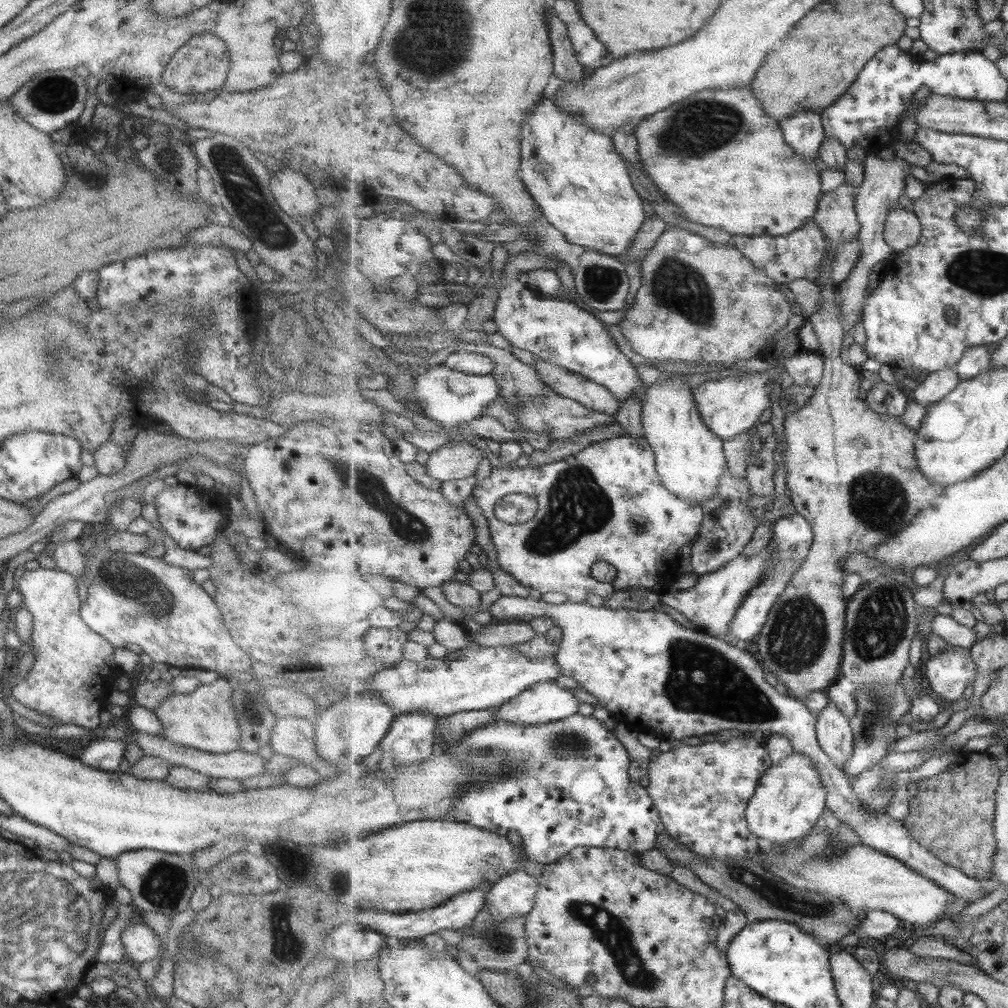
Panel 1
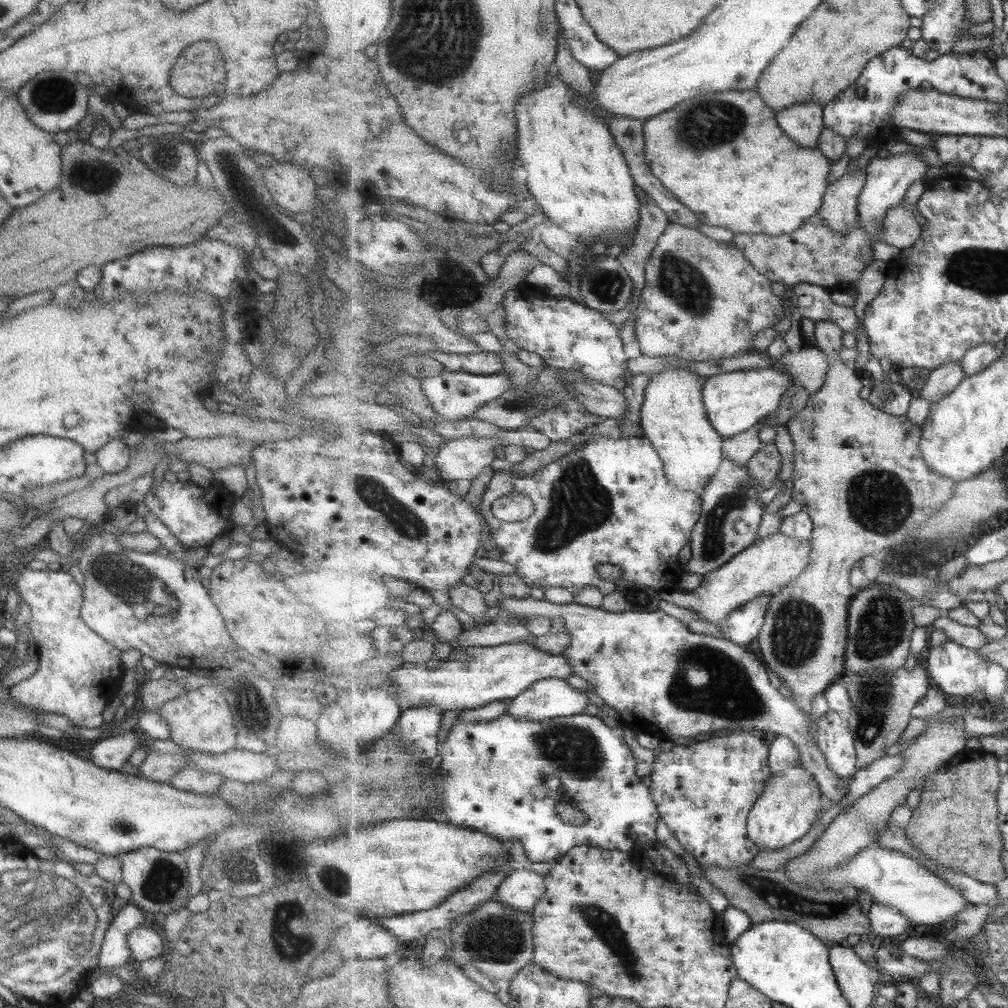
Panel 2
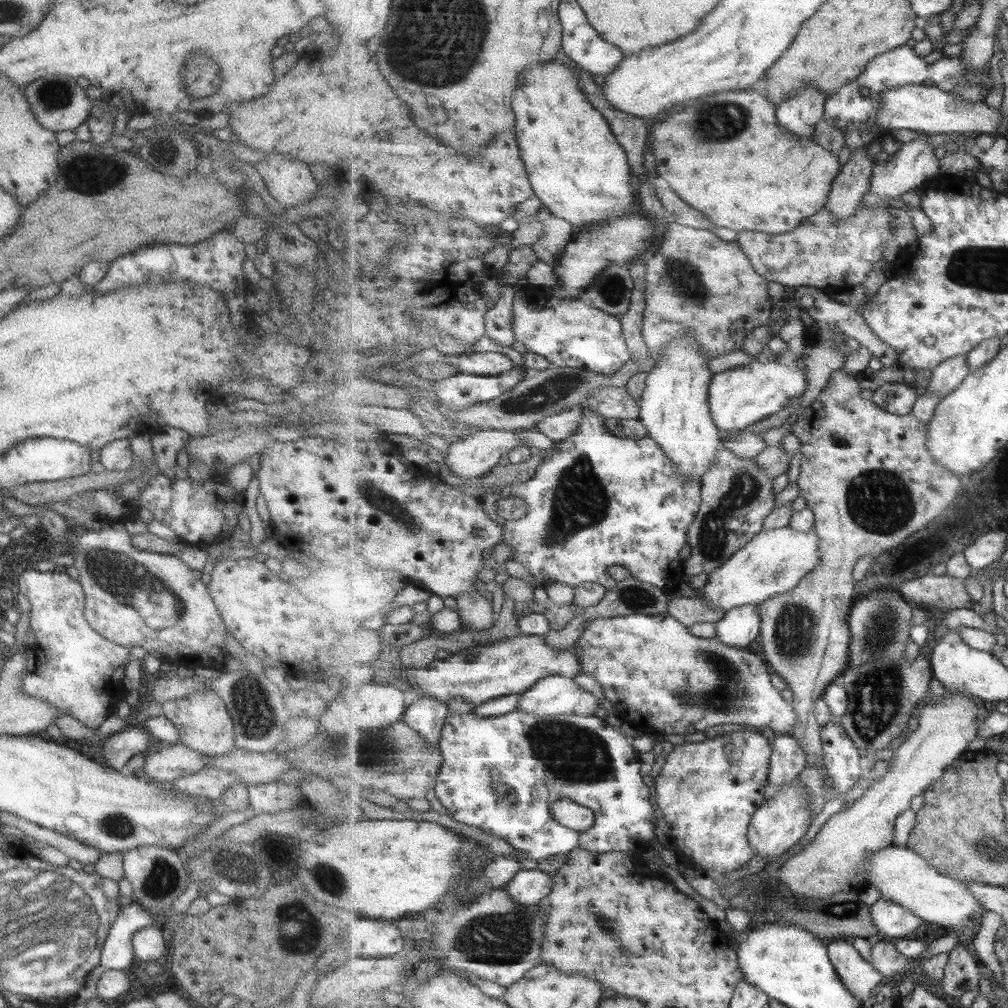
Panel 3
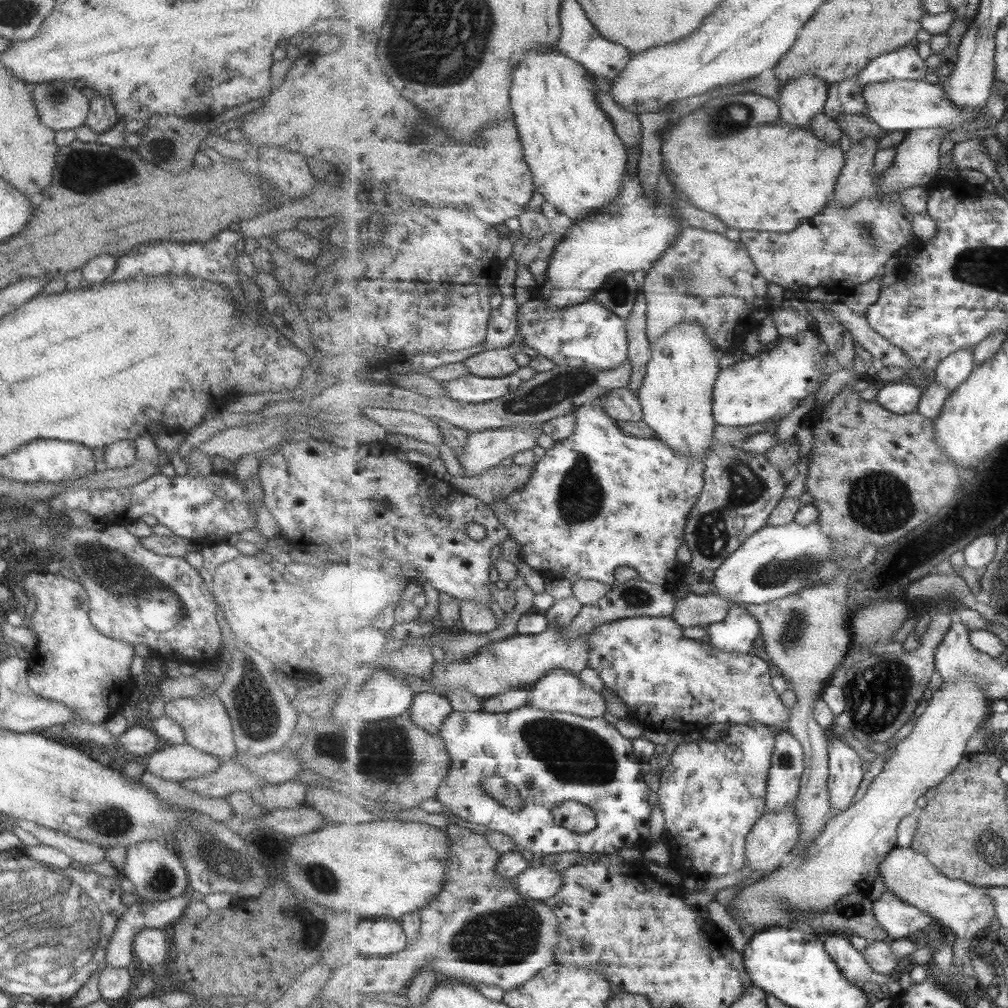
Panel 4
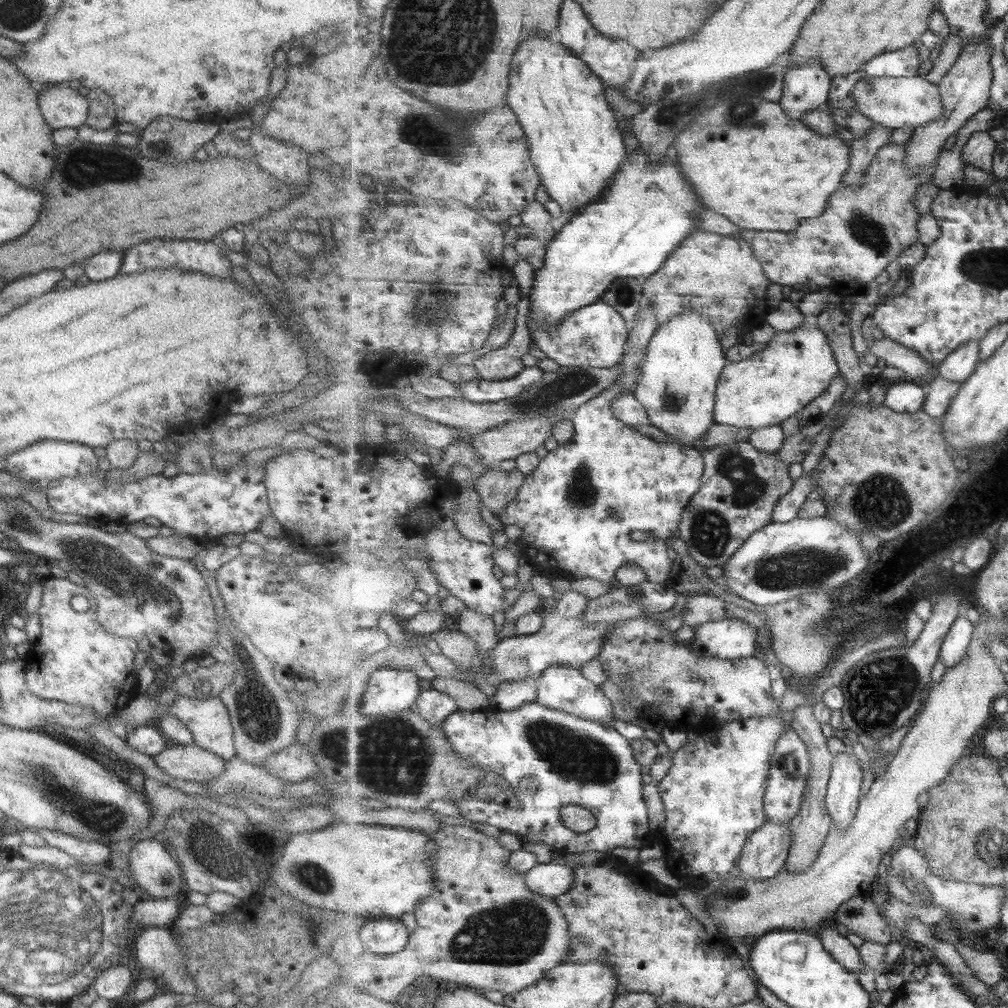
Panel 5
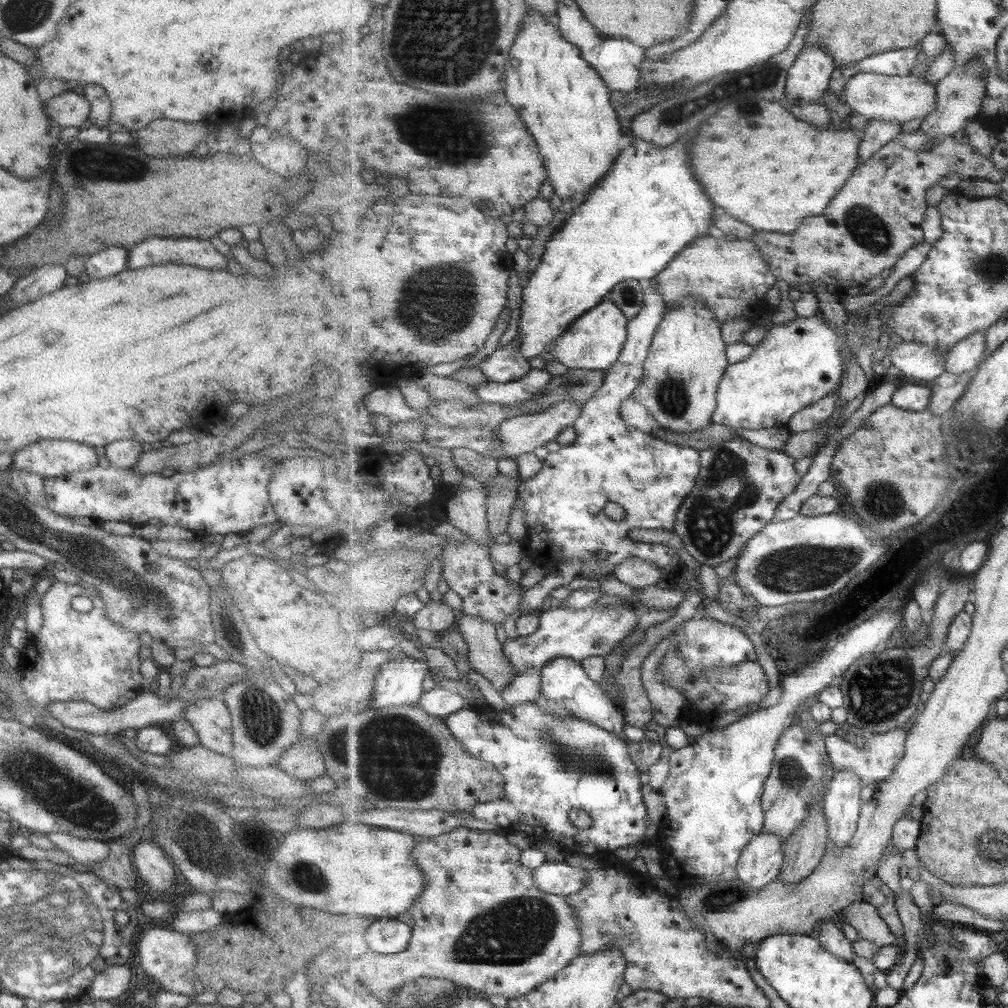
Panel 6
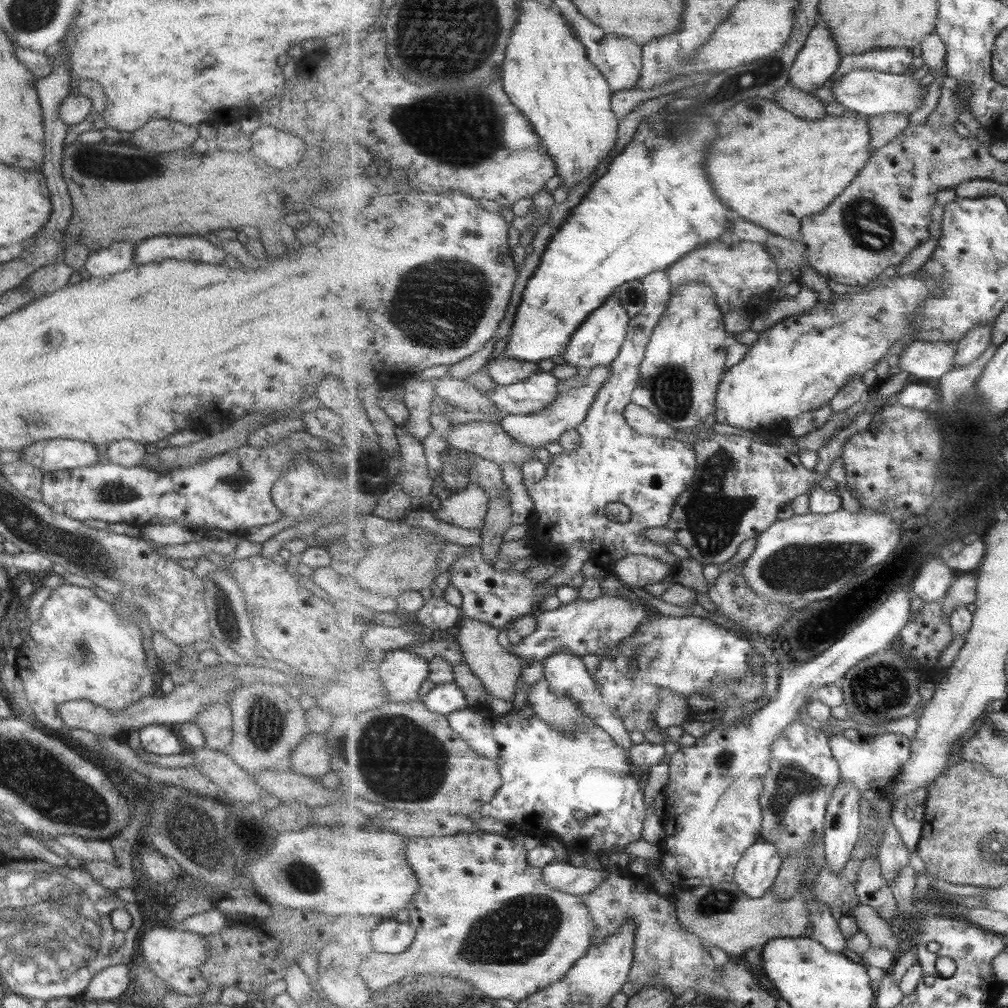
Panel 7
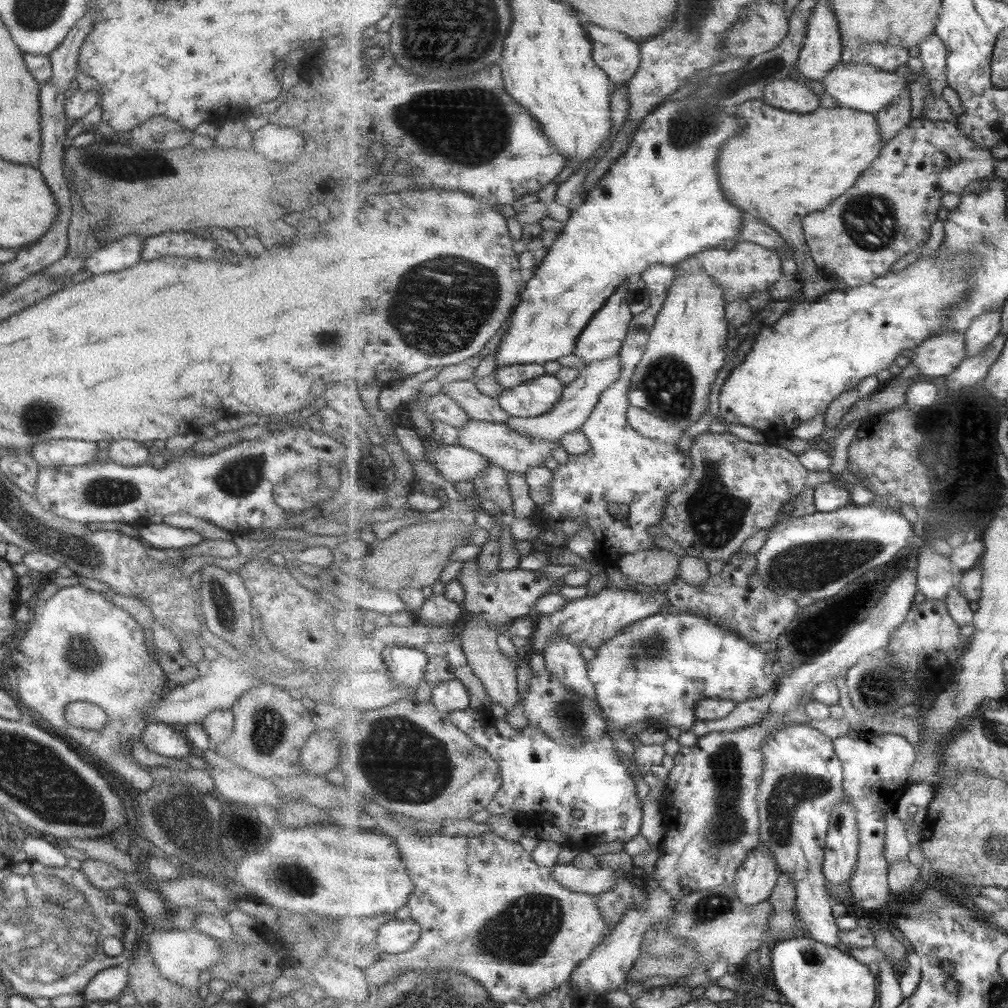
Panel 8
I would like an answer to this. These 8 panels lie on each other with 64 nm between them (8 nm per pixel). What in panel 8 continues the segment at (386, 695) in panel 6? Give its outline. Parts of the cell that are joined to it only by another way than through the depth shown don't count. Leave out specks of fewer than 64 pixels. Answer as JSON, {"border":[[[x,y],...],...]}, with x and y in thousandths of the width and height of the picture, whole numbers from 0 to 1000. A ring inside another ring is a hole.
{"border":[[[392,638],[388,642],[378,644],[382,656],[382,667],[386,668],[396,680],[412,686],[422,674],[422,666],[427,651],[419,644],[404,642],[400,638]]]}

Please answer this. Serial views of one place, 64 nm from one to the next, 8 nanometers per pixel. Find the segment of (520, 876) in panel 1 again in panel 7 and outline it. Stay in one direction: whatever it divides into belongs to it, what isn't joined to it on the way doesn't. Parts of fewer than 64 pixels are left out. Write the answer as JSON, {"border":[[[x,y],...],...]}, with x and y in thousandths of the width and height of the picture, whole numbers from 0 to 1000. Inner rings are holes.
{"border":[[[549,854],[539,861],[539,868],[547,880],[567,888],[578,888],[592,883],[600,875],[602,866],[592,859],[572,861],[565,855]]]}

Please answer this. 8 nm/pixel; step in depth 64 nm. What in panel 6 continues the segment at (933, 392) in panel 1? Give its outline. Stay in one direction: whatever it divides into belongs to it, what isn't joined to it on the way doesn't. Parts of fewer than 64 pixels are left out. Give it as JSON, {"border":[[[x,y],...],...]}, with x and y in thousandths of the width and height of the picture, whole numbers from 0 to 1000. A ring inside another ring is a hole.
{"border":[[[969,329],[951,338],[939,352],[939,368],[947,372],[968,369],[971,361],[977,356],[977,347],[978,330]]]}

